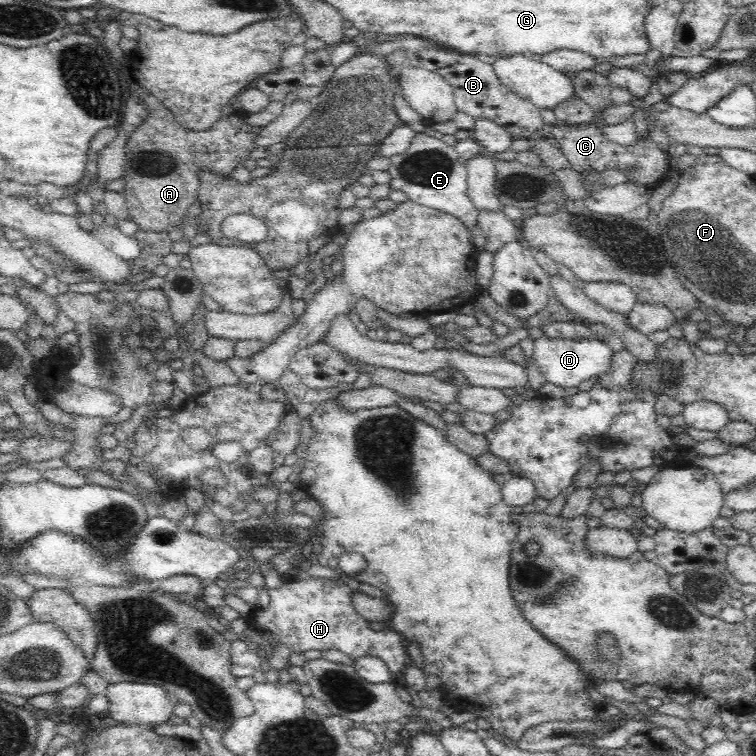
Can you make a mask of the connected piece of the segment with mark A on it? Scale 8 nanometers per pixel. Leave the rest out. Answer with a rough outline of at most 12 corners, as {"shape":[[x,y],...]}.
{"shape":[[146,90],[125,146],[129,219],[184,228],[199,173],[232,175],[262,127],[188,130]]}

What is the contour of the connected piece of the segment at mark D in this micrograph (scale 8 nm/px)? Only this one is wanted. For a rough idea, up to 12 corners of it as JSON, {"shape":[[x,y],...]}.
{"shape":[[600,338],[535,340],[548,382],[568,388],[602,376],[612,351]]}

